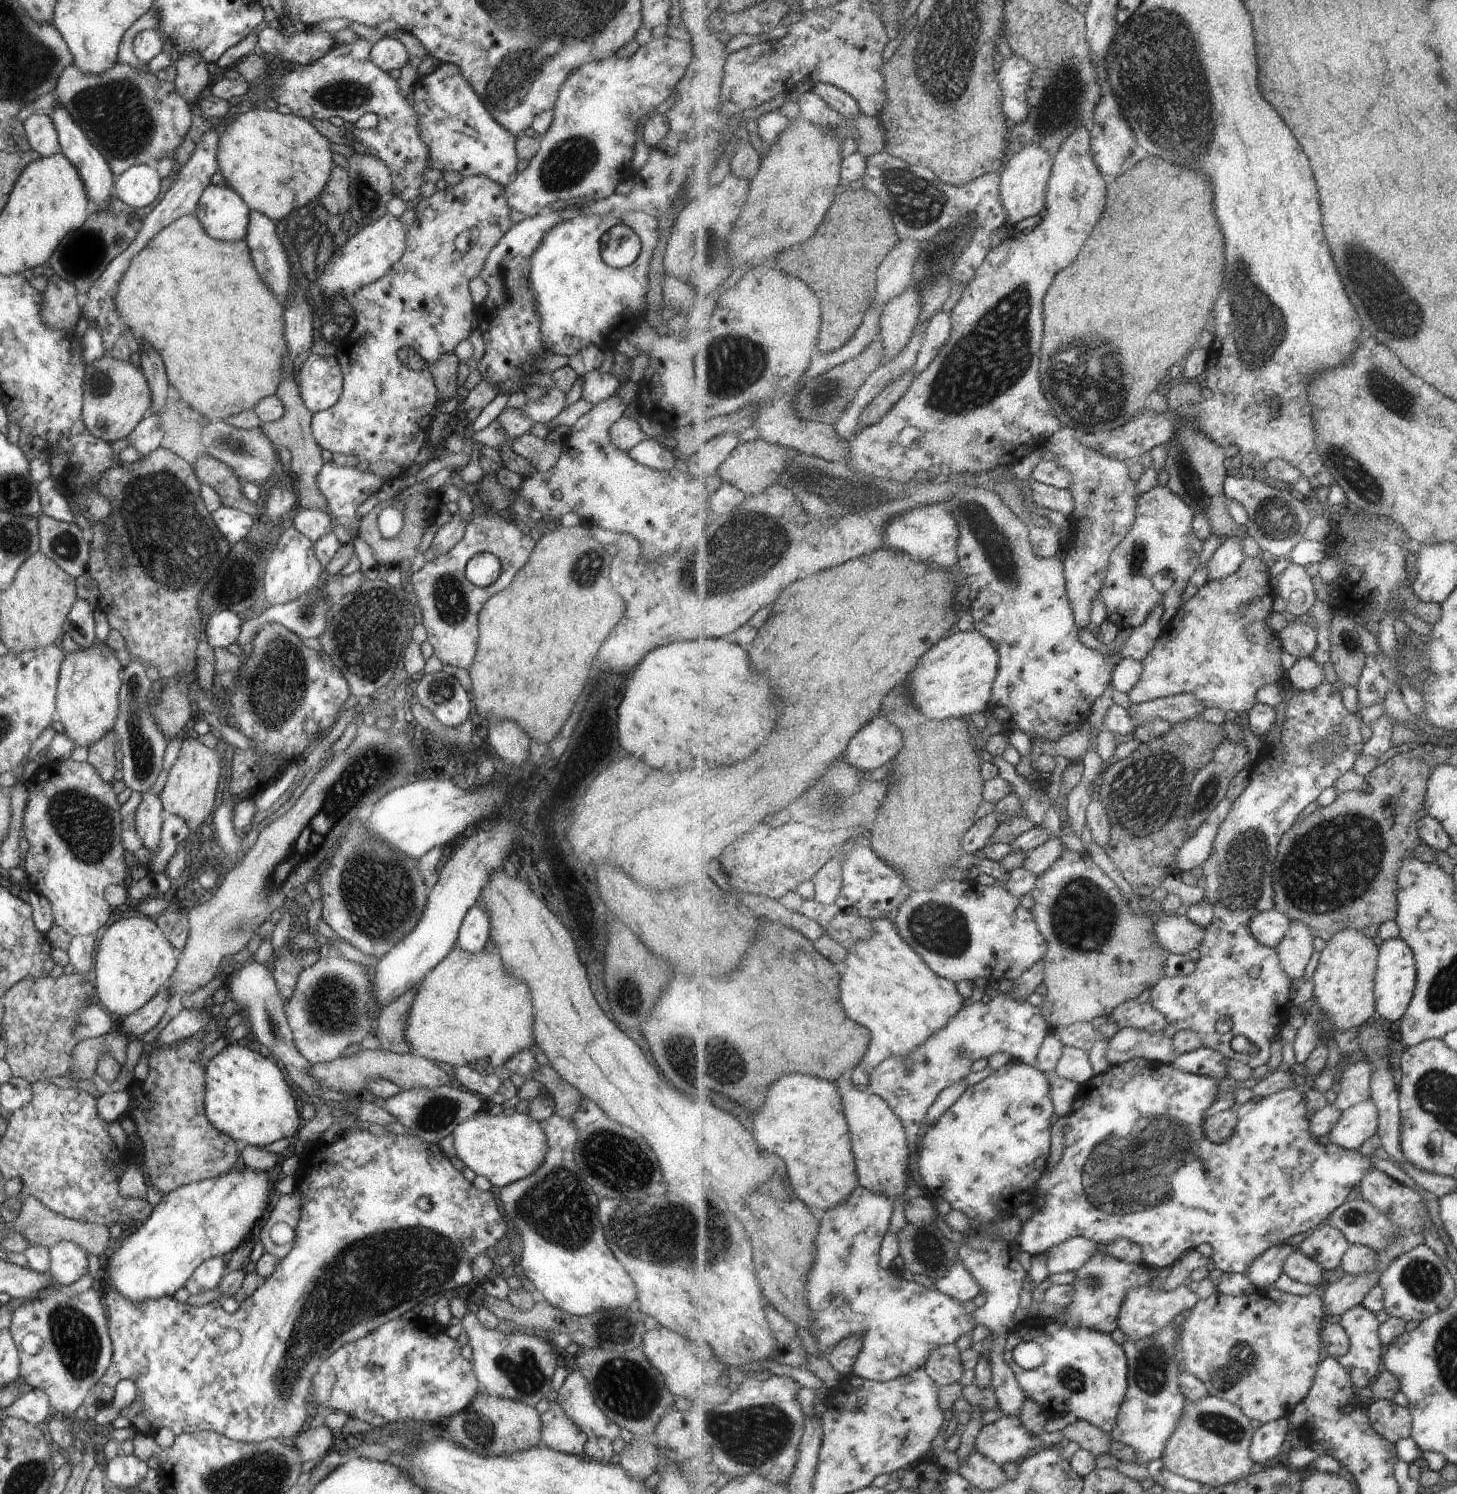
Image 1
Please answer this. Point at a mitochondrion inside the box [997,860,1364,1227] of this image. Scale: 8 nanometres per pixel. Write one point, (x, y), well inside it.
(1135, 1168)

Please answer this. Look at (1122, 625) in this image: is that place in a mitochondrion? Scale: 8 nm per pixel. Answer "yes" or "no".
no

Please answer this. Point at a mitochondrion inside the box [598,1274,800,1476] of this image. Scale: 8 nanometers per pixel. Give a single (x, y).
(762, 1434)

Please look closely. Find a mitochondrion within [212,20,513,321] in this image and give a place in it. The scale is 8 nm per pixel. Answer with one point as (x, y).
(338, 95)

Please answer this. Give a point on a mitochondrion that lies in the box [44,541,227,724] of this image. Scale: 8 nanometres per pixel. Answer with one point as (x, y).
(157, 697)

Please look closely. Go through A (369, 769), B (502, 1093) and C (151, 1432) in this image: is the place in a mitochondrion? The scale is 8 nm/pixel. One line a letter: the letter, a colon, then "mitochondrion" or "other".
A: mitochondrion
B: other
C: other

